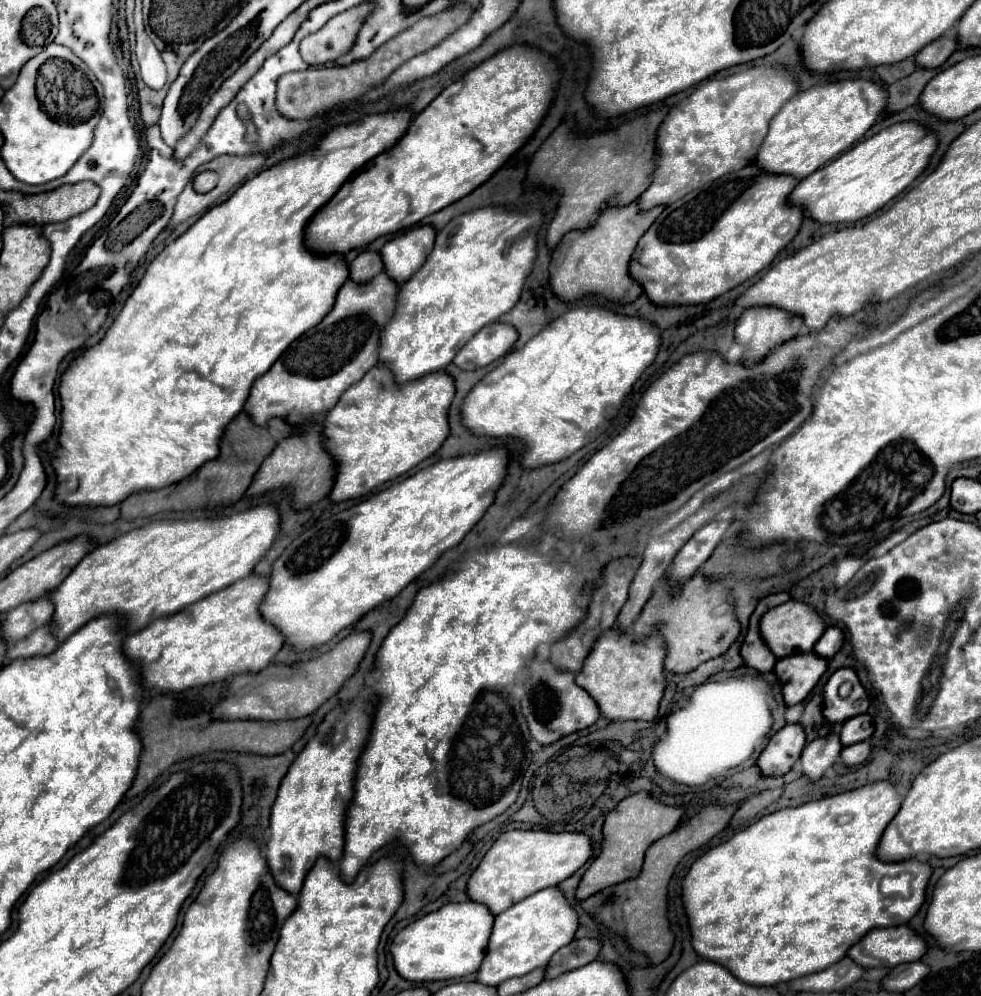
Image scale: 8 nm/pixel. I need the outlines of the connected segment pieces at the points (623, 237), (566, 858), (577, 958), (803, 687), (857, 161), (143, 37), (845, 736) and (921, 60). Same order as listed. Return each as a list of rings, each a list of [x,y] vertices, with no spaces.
[[[636,200],[626,206],[604,206],[590,228],[568,232],[552,252],[552,290],[566,302],[582,298],[586,292],[598,292],[622,304],[636,300],[642,294],[642,284],[630,276],[630,260],[638,240],[644,236],[644,232],[652,226],[662,210],[664,206],[656,206],[648,212],[640,212]]]
[[[510,830],[500,834],[468,880],[468,894],[474,902],[484,902],[492,914],[500,914],[526,896],[558,886],[592,858],[592,840],[584,832]]]
[[[580,938],[572,940],[568,946],[560,948],[550,964],[546,966],[546,978],[554,978],[556,974],[564,974],[566,970],[574,970],[578,966],[584,966],[592,960],[596,960],[600,952],[600,940],[598,938]]]
[[[816,652],[790,654],[776,662],[774,672],[782,682],[782,694],[786,706],[802,702],[818,684],[828,668],[828,660]]]
[[[898,122],[846,150],[826,168],[806,176],[790,194],[790,202],[802,206],[818,222],[856,222],[884,208],[902,194],[930,164],[938,148],[938,134],[920,122]]]
[[[138,20],[138,28],[136,28],[136,58],[146,86],[160,90],[166,84],[166,66],[160,58],[160,52],[144,32],[142,20]]]
[[[870,714],[854,716],[840,726],[840,740],[844,746],[868,740],[872,734],[874,734],[874,718]]]
[[[956,36],[938,38],[916,54],[916,62],[918,62],[918,66],[924,66],[924,68],[938,68],[938,66],[942,66],[942,62],[946,62],[950,58],[950,54],[956,50],[956,46],[958,46]]]

